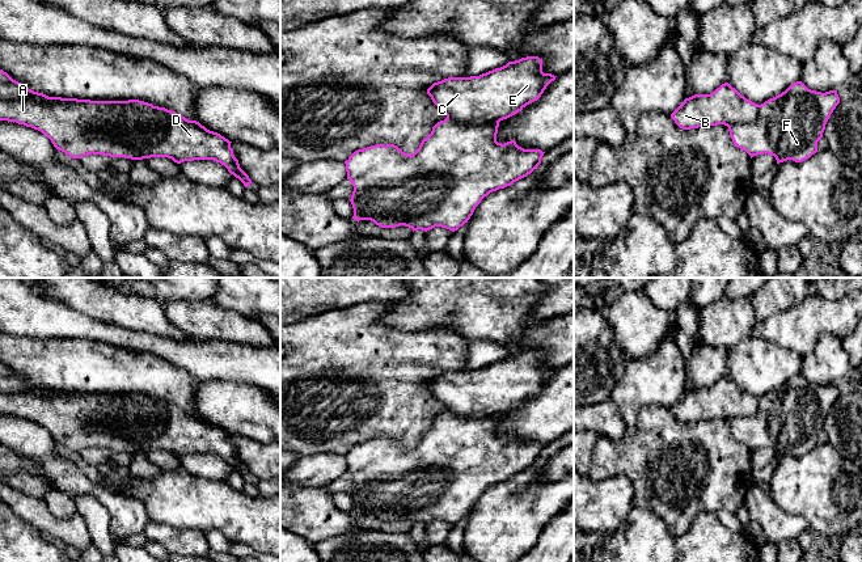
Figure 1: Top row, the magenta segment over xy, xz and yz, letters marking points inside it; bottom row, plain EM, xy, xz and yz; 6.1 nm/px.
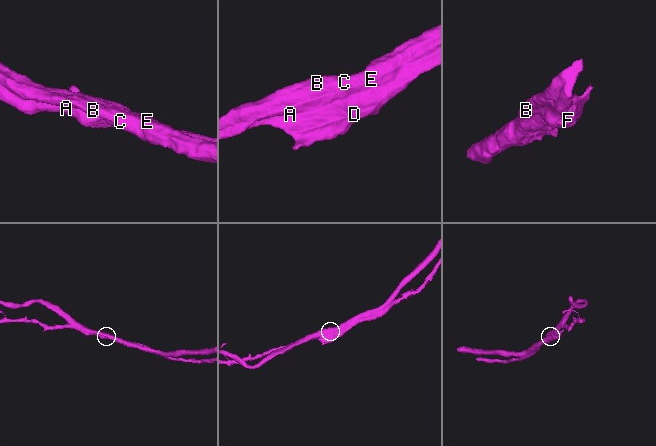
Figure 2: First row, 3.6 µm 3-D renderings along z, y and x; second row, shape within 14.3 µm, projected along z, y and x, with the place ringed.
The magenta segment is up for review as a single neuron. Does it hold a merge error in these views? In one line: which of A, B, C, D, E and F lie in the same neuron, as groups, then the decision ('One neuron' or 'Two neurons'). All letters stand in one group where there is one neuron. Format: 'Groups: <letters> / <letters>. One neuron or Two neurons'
Groups: A B C D E F. One neuron

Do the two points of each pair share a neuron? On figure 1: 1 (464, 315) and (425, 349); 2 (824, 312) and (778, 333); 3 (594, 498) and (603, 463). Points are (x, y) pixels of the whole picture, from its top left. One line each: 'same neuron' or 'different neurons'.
1: different neurons
2: same neuron
3: different neurons

